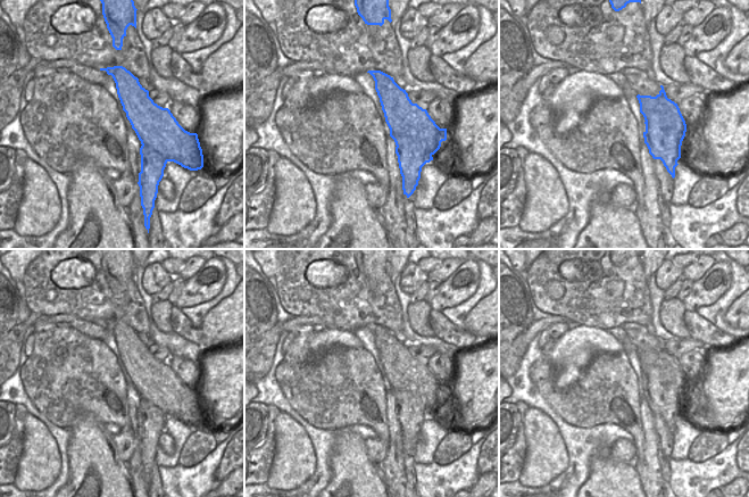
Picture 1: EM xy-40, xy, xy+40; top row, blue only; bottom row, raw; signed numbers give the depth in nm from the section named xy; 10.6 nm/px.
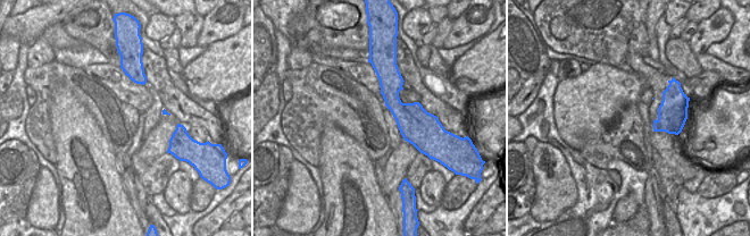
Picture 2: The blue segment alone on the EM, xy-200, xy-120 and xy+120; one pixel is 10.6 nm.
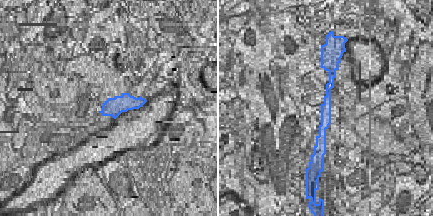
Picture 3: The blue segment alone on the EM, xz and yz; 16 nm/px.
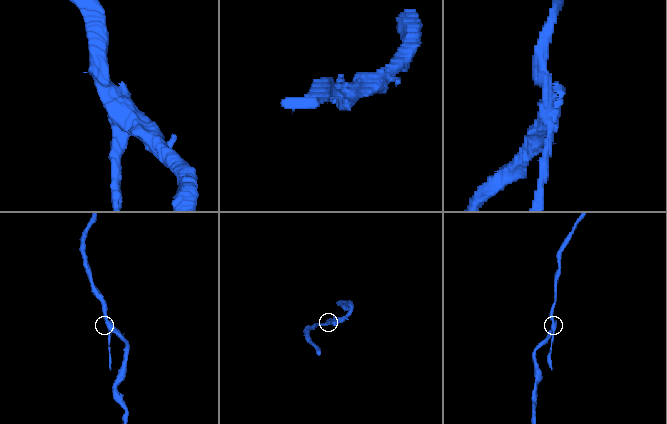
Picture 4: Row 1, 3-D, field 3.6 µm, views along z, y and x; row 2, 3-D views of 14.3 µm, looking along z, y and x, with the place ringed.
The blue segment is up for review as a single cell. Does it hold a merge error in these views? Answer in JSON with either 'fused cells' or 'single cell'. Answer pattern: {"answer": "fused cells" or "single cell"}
{"answer": "fused cells"}

